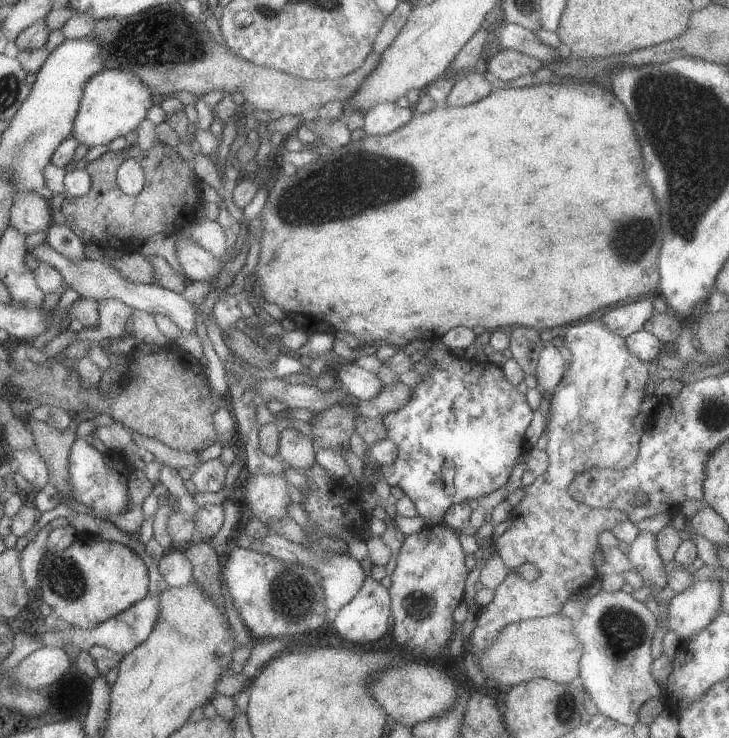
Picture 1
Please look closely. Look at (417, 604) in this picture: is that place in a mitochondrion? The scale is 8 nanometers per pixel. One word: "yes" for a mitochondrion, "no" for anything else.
yes

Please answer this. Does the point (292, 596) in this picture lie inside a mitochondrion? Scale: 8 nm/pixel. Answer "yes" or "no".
yes

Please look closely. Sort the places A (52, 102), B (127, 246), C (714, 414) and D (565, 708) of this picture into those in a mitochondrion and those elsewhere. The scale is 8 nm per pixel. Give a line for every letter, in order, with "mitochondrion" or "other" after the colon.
A: other
B: other
C: mitochondrion
D: mitochondrion

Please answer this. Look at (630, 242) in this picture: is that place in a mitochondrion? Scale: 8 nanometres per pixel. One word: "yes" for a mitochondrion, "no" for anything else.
yes

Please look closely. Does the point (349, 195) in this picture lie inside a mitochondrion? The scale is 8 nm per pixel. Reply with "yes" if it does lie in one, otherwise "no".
yes

